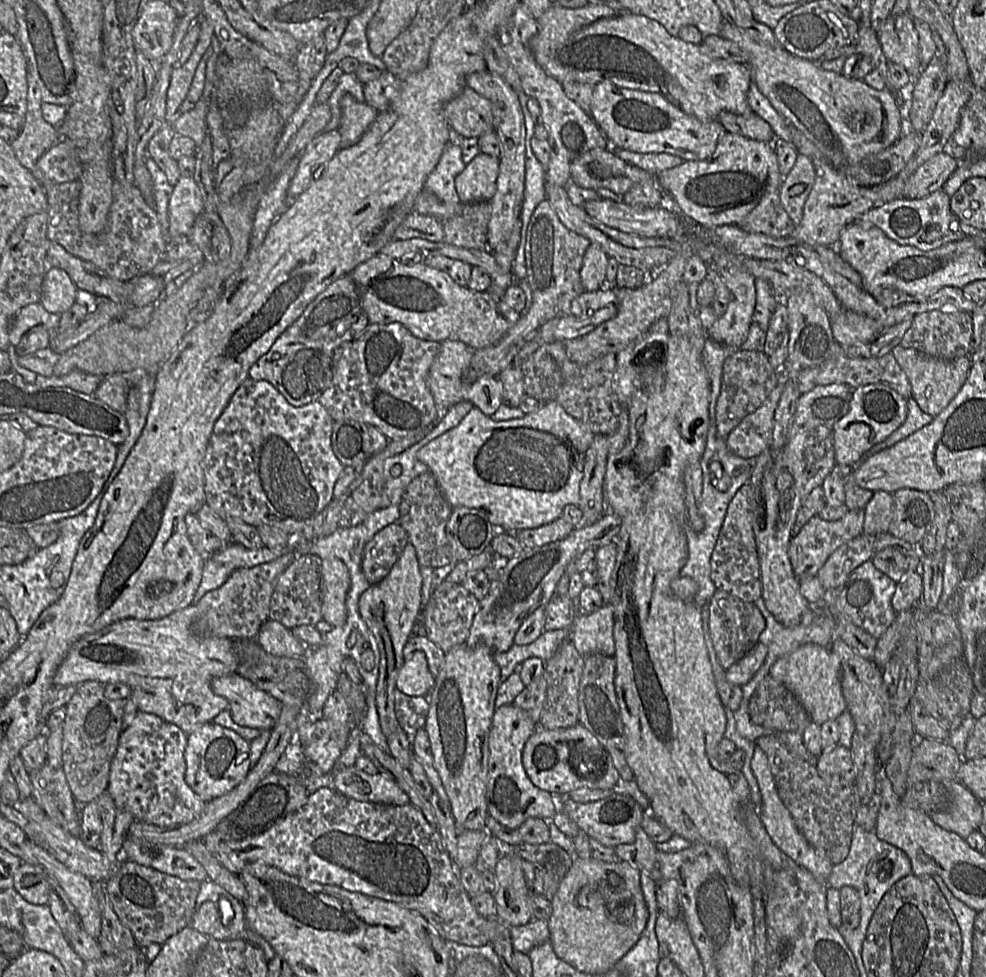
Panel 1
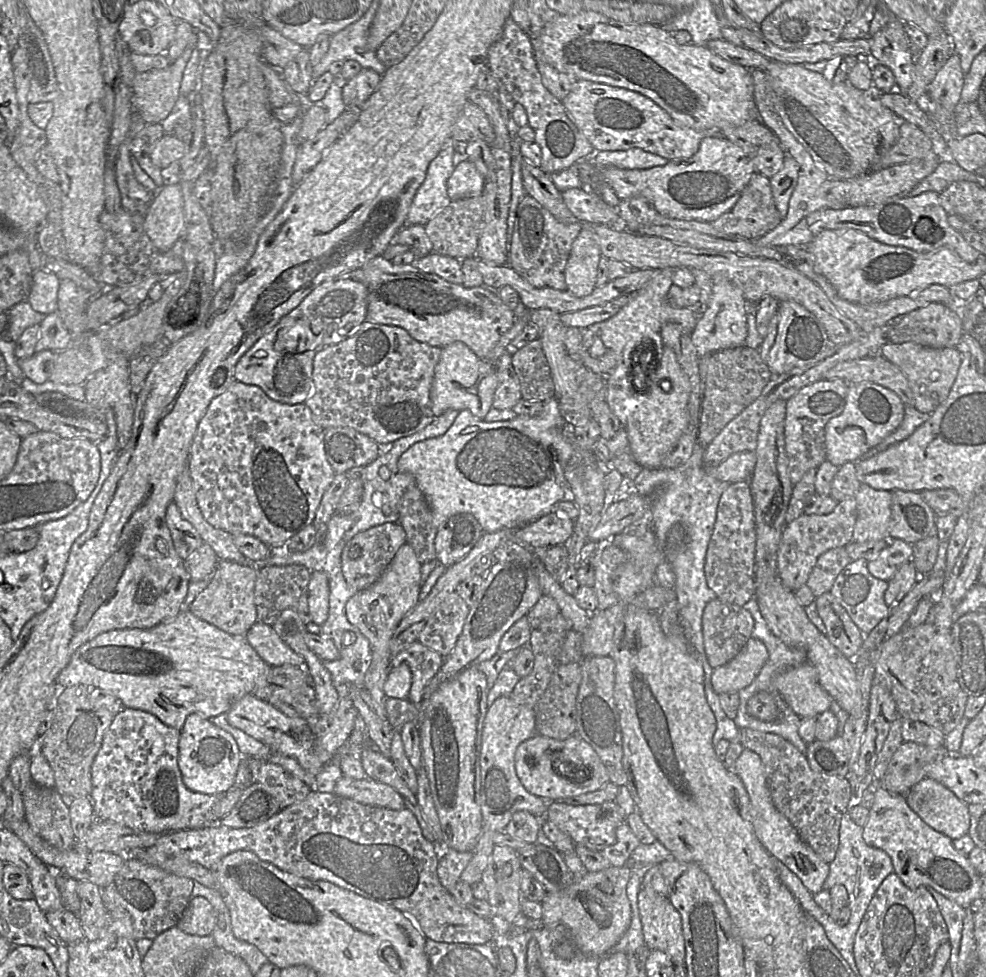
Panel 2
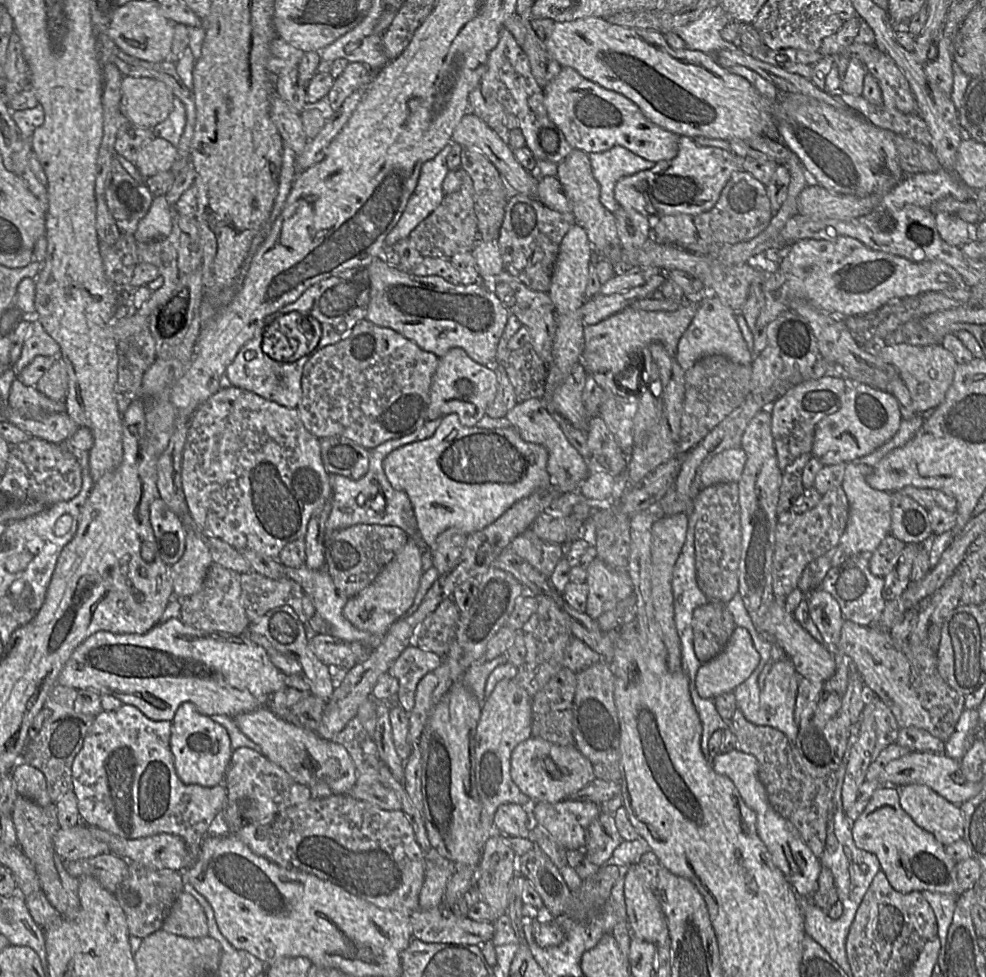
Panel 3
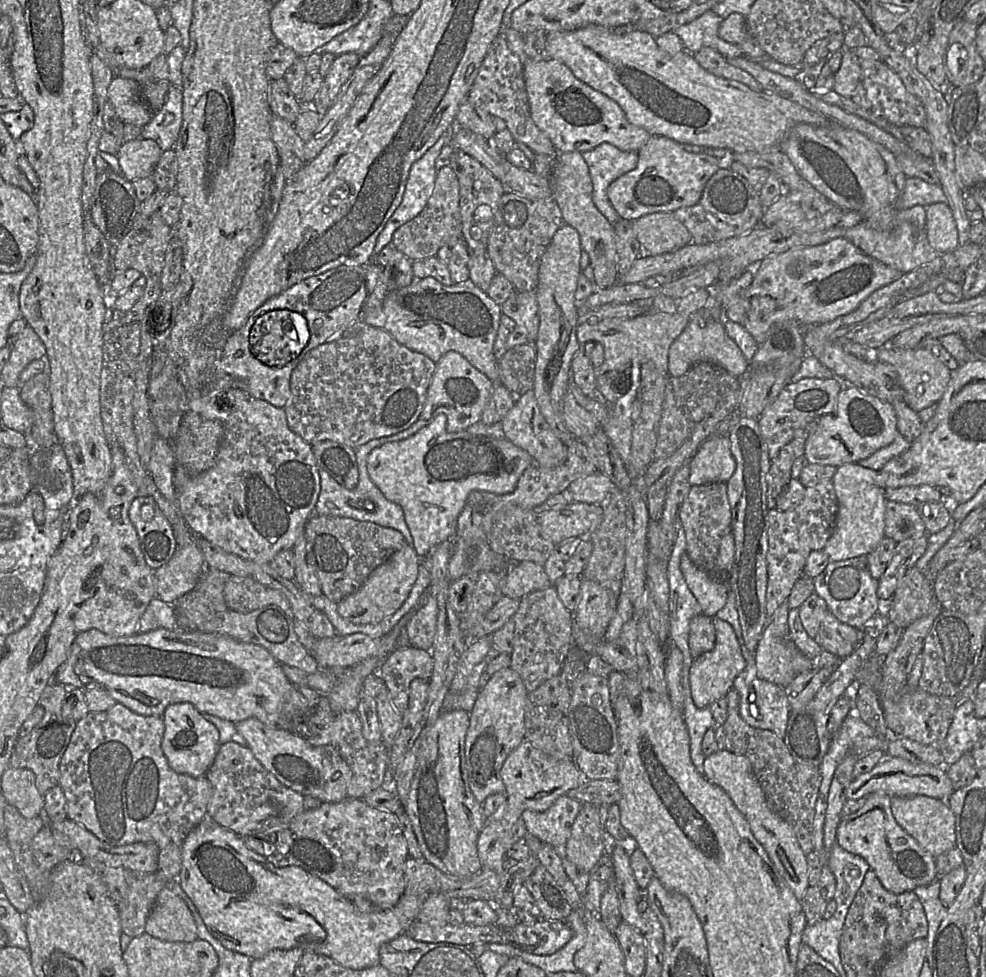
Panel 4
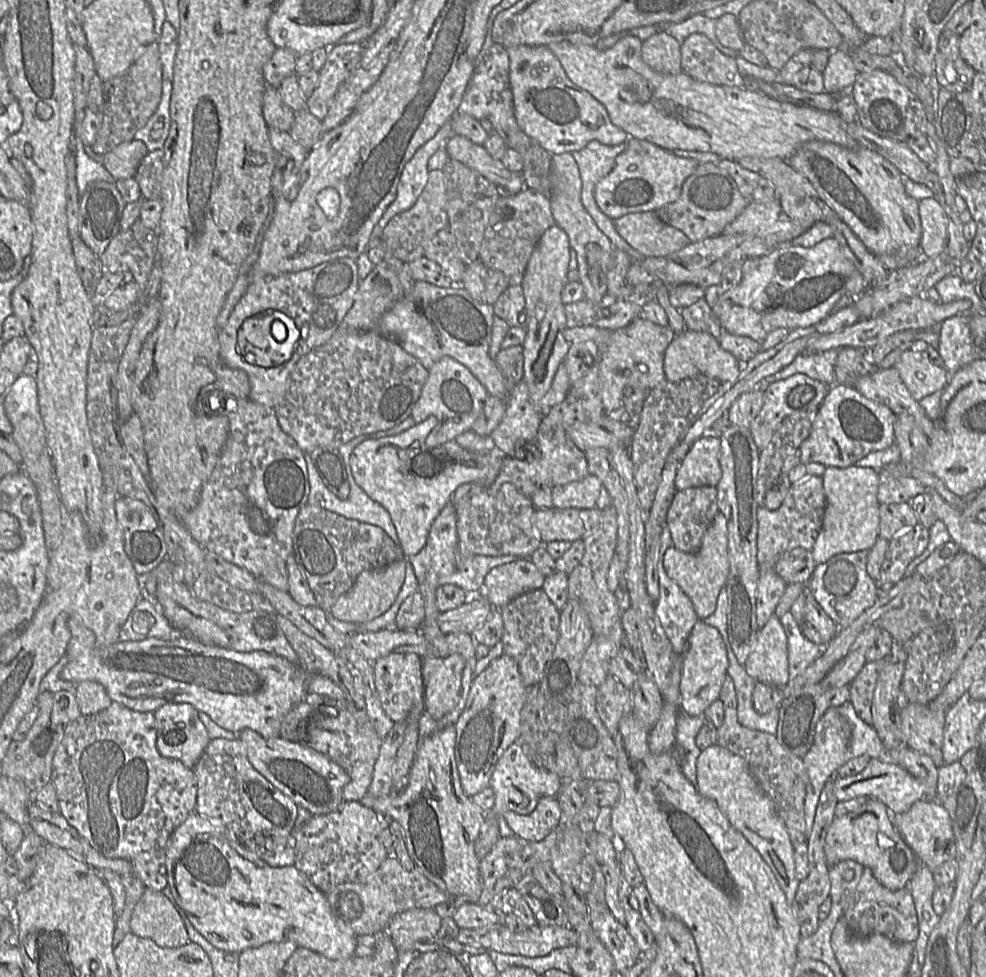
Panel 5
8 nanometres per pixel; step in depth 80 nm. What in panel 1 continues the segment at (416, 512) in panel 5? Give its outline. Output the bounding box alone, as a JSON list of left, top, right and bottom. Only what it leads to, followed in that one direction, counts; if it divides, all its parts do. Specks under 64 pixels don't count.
[417,399,595,532]

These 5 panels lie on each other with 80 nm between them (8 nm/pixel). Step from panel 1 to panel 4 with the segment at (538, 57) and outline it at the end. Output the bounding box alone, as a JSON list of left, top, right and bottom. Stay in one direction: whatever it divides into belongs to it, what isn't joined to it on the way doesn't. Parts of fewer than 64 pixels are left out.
[545,24,830,153]

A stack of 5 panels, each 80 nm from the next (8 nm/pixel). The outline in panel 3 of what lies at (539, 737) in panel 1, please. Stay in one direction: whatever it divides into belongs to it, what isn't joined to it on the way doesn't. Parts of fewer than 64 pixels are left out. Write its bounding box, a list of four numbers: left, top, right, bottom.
[510,737,596,804]

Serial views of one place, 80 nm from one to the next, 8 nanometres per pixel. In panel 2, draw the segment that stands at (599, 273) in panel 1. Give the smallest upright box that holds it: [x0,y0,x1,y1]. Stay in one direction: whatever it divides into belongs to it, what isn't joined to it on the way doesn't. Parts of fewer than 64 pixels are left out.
[565,226,601,297]

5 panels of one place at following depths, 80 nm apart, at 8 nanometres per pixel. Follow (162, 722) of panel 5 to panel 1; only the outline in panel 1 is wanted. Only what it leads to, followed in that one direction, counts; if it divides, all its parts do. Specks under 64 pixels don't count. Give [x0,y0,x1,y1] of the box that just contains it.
[185,722,254,802]

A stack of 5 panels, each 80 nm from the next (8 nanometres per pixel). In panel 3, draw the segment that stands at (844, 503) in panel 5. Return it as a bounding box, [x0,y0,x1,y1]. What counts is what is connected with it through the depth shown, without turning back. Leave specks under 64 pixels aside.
[837,463,891,554]

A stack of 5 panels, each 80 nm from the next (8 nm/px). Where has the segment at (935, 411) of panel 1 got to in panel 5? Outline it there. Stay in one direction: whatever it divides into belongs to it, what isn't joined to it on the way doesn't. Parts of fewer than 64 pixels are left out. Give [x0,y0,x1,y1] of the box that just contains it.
[893,350,950,402]

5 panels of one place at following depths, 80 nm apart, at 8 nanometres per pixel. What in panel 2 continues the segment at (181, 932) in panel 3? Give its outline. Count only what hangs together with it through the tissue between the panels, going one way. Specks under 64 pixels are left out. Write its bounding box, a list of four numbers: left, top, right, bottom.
[176,897,217,936]

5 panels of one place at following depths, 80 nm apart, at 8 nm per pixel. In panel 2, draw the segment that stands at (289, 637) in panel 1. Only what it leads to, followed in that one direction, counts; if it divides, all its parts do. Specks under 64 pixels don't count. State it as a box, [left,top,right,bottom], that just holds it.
[245,622,304,667]

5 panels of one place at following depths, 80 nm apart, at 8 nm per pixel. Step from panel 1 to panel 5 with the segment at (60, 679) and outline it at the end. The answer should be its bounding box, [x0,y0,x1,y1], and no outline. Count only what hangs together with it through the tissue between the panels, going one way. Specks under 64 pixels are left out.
[61,616,312,738]

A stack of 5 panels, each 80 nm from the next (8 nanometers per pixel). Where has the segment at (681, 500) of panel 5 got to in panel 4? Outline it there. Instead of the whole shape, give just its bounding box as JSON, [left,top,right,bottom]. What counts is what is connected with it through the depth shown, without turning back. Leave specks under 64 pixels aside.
[677,483,732,582]

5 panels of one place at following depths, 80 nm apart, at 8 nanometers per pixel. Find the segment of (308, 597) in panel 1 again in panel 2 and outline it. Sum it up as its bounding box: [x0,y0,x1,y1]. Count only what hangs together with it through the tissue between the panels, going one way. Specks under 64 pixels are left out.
[254,565,313,624]

